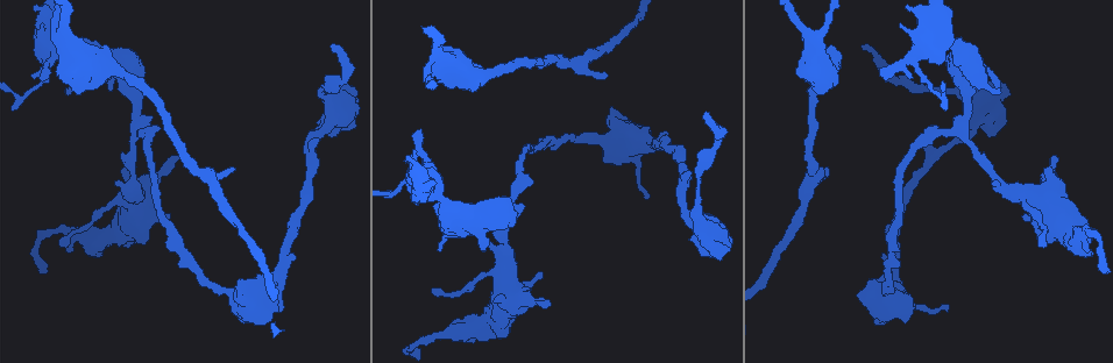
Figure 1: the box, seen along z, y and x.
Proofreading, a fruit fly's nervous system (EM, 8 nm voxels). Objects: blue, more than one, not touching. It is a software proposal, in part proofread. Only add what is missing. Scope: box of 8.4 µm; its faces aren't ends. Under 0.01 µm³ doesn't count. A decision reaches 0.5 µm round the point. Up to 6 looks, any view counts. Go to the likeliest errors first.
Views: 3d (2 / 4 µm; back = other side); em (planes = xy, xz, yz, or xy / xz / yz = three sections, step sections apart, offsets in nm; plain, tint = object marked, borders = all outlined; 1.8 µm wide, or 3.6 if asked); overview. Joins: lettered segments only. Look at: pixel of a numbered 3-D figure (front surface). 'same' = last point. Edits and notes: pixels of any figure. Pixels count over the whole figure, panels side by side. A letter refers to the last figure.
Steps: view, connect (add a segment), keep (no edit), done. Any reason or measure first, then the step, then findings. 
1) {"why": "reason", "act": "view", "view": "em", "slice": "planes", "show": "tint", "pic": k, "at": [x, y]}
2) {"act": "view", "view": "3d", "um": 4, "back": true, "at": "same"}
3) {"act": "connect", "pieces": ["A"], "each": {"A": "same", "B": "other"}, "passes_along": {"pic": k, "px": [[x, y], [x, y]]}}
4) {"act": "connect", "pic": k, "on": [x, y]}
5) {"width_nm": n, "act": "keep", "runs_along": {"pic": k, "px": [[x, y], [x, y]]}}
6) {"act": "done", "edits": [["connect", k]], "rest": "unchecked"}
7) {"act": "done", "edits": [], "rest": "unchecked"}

{"why": "an open end", "act": "view", "view": "em", "slice": "planes", "show": "borders", "pic": 1, "at": [336, 45]}

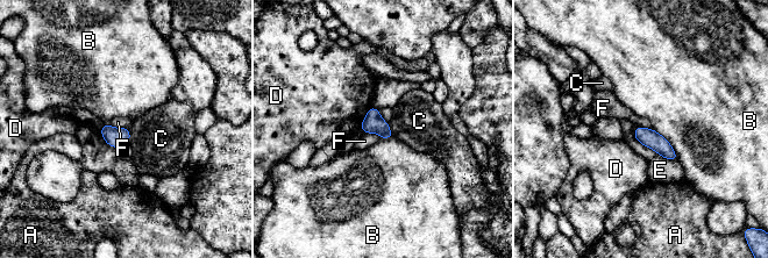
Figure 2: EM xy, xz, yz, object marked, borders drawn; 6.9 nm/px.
{"longest_contact_nm": ["B", 300], "act": "keep", "each": {"A": "other", "B": "other", "C": "other", "D": "other", "E": "other", "F": "other"}, "border": {"pic": 2, "px": [[106, 123], [113, 127], [128, 128]]}, "found": "none of them fits"}

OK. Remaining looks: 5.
{"why": "branch stops here", "act": "view", "view": "3d", "um": 4, "pic": 1, "at": [828, 168]}

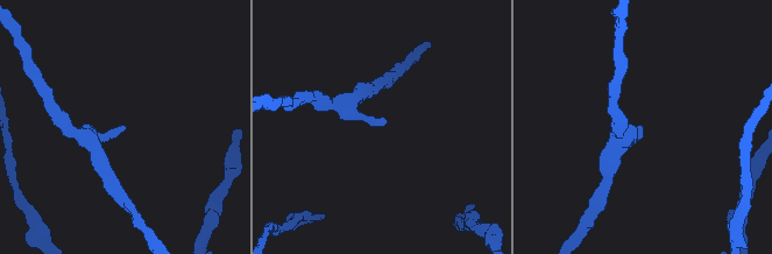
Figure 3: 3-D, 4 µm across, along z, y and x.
{"why": "now the EM", "act": "view", "view": "em", "slice": "planes", "show": "borders", "pic": 3, "at": [124, 125]}

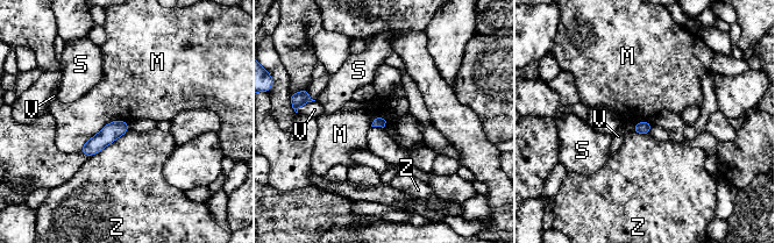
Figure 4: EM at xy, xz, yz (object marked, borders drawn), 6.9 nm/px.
{"longest_contact_nm": ["M", 400], "act": "keep", "each": {"M": "other", "S": "other", "V": "other", "Z": "other"}, "runs_along": {"pic": 4, "px": [[126, 126], [83, 150]]}, "found": "no lettered segment goes on from it"}

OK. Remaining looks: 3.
{"why": "an open end", "act": "view", "view": "em", "slice": "planes", "show": "borders", "pic": 1, "at": [168, 216]}

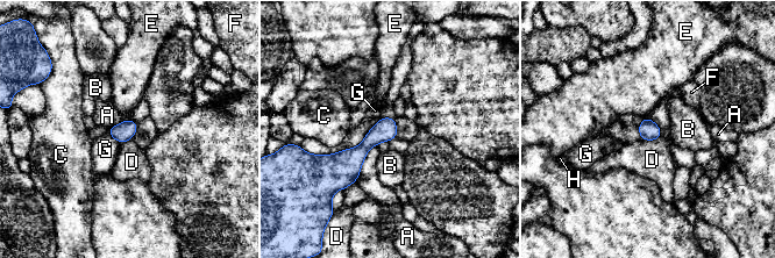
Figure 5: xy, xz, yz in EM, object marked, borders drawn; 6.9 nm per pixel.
{"act": "keep", "each": {"A": "other", "B": "other", "C": "other", "D": "other", "E": "other", "F": "other", "G": "other", "H": "other"}, "border": {"pic": 5, "px": [[660, 136], [654, 140], [644, 141]]}, "found": "no lettered segment goes on from it"}

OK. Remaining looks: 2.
{"act": "done", "edits": [], "rest": "unchecked"}

